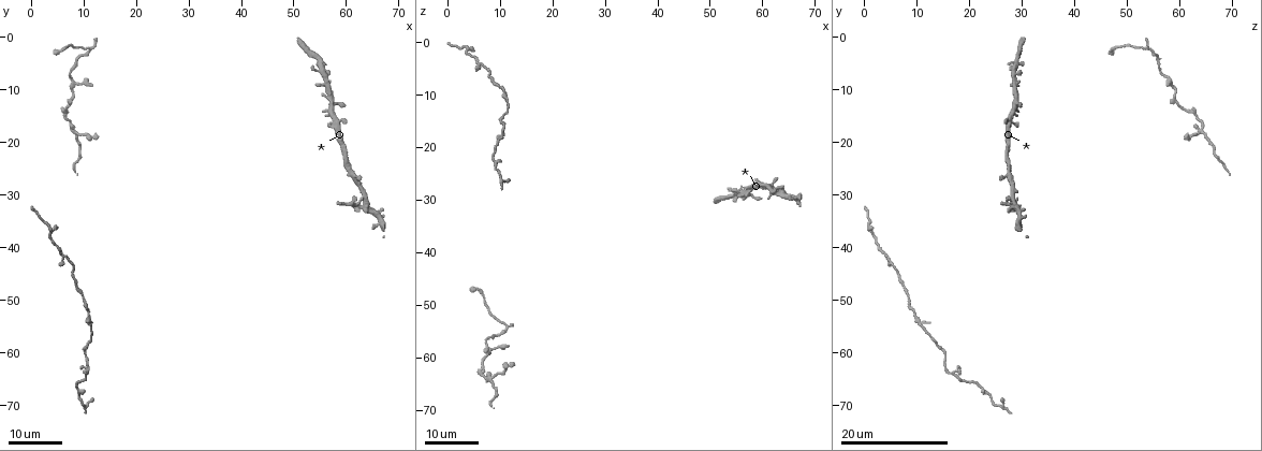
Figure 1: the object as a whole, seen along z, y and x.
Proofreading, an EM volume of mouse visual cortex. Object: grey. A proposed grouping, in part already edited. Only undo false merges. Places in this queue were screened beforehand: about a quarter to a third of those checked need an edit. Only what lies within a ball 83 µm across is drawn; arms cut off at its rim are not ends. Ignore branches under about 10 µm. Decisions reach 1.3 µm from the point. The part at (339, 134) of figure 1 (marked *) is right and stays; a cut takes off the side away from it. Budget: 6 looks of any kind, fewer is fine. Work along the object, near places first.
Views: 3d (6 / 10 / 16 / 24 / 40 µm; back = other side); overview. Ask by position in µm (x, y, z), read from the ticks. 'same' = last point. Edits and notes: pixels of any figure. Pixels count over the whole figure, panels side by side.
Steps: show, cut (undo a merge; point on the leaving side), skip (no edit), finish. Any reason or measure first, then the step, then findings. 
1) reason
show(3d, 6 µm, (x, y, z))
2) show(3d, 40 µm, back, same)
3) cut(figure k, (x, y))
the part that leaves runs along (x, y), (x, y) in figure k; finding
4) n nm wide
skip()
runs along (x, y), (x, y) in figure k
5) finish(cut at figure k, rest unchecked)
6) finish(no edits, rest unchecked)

looks like a crossing
show(3d, 16 µm, (61.5, 31.5, 28.0))

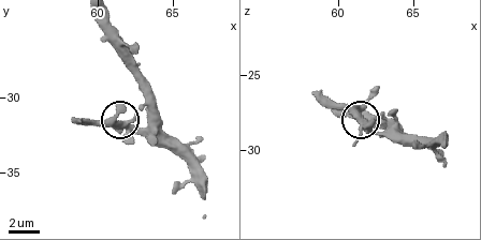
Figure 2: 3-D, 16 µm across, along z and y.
zoom in
show(3d, 6 µm, (61.4, 31.8, 28.0))

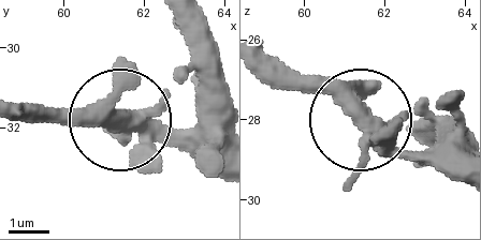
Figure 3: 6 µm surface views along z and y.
skip()
continuous, no second neuron

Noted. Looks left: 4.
show(3d, 24 µm, (6.5, 41.5, 4.0))

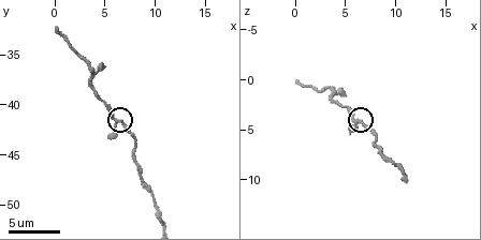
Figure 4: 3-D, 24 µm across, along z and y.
show(3d, 6 µm, (6.2, 41.6, 4.0))

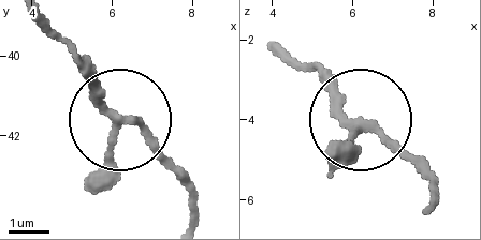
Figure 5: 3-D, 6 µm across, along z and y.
from behind
show(3d, 6 µm, back, (6.20, 41.55, 4.20))

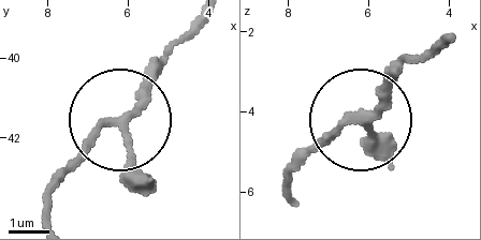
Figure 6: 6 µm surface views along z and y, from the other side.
skip()
one neuron here

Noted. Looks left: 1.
finish(no edits, rest unchecked)

